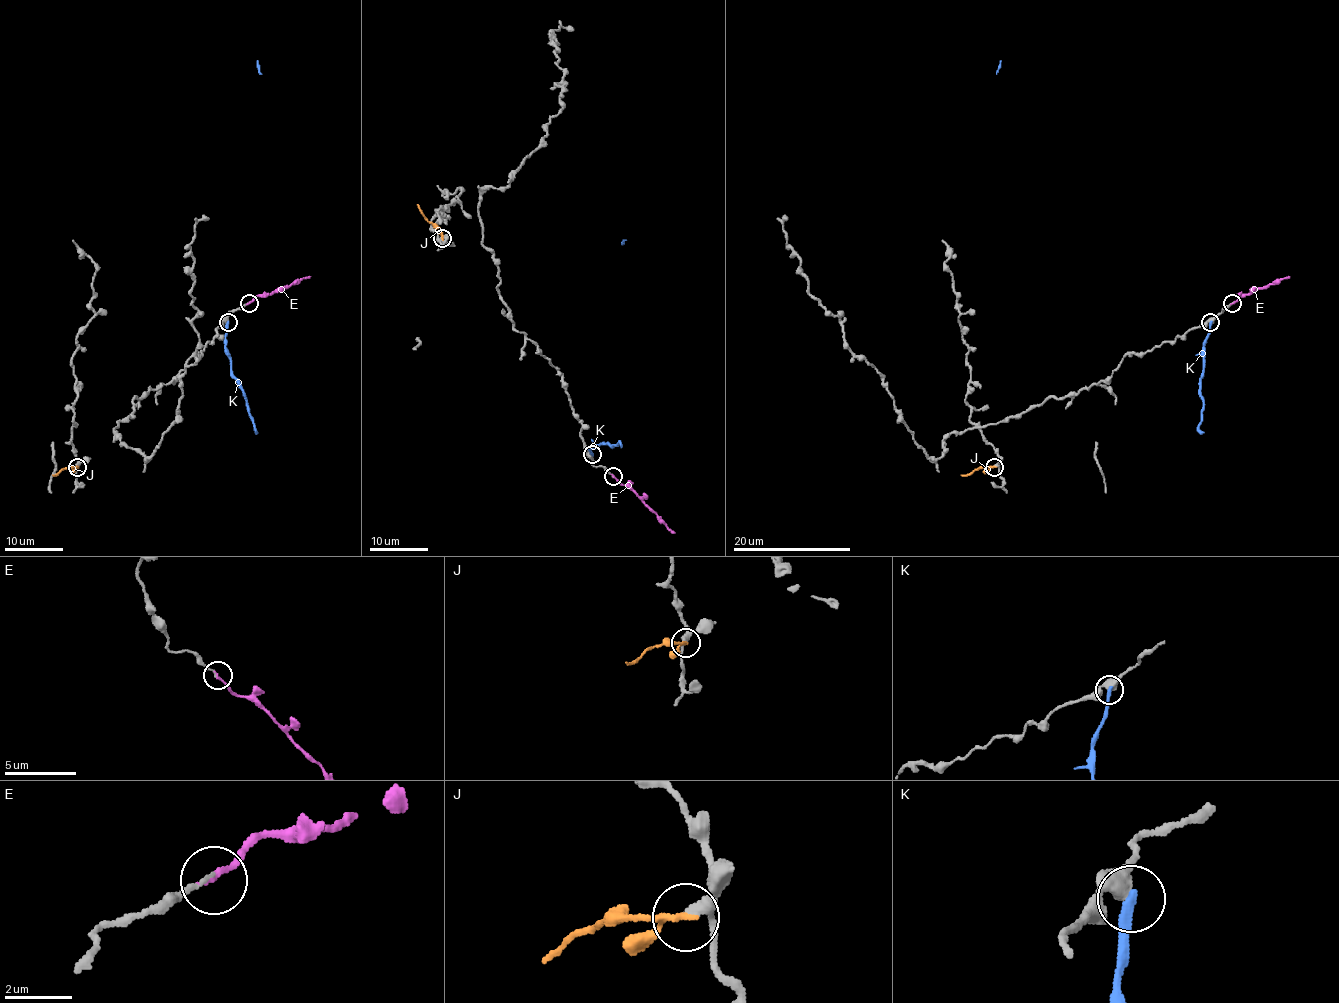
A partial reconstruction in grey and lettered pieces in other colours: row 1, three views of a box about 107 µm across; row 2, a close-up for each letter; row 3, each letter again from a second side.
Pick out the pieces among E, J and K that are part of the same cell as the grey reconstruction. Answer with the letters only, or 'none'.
E

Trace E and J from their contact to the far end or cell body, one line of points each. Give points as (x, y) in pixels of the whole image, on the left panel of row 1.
E: (249, 304), (257, 296), (265, 296), (310, 276)
J: (77, 467), (65, 467), (58, 474), (52, 474)

